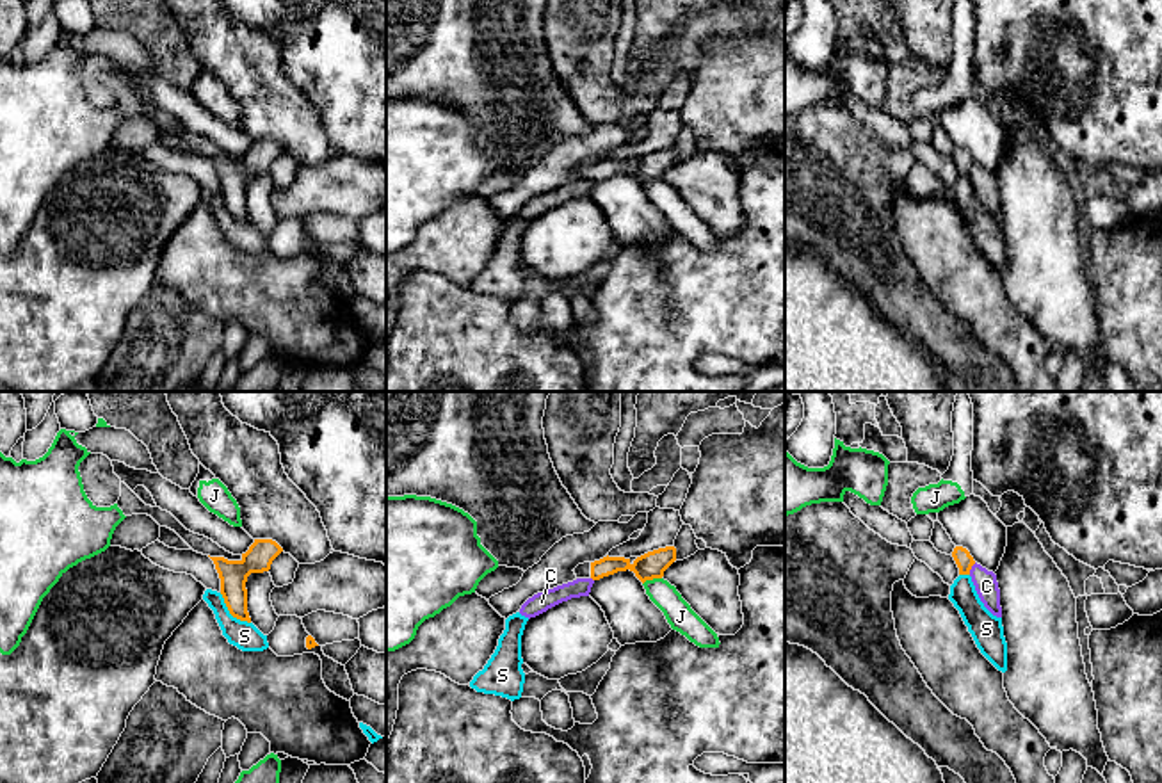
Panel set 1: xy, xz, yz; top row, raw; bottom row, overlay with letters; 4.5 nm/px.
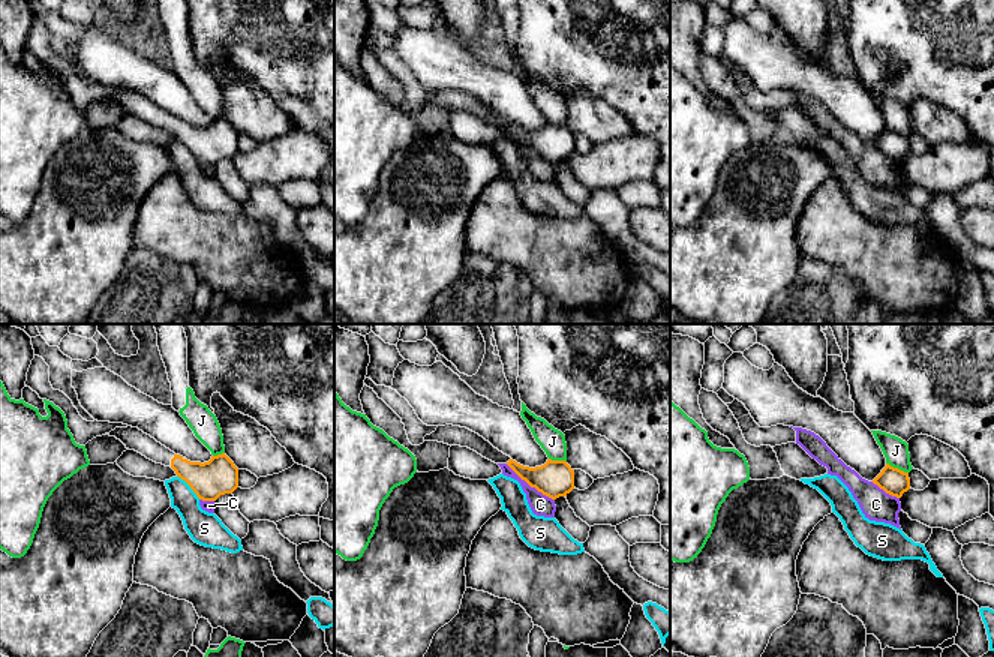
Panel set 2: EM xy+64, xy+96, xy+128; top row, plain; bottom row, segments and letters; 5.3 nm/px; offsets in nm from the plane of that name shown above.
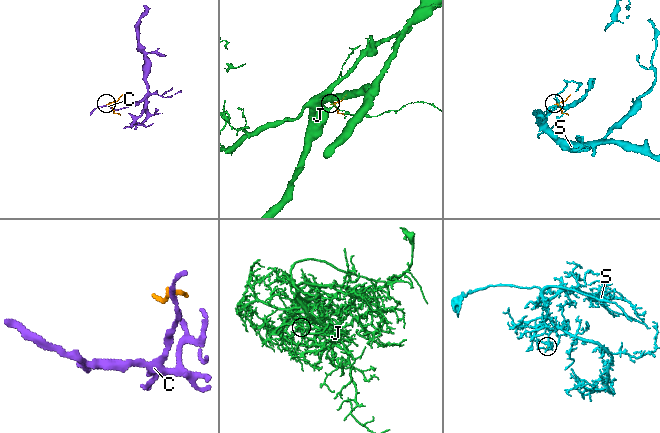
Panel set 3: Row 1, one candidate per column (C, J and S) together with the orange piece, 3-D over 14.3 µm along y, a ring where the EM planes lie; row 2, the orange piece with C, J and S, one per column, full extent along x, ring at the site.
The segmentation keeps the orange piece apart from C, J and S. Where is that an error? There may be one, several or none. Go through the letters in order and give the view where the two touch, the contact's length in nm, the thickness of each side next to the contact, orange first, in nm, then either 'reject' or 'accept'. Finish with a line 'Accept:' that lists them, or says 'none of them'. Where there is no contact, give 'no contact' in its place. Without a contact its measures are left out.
C: yz | 70 nm | 80/110 nm | reject
J: xz | 90 nm | 120/120 nm | reject
S: xy | 200 nm | 130/120 nm | reject
Accept: none of them

